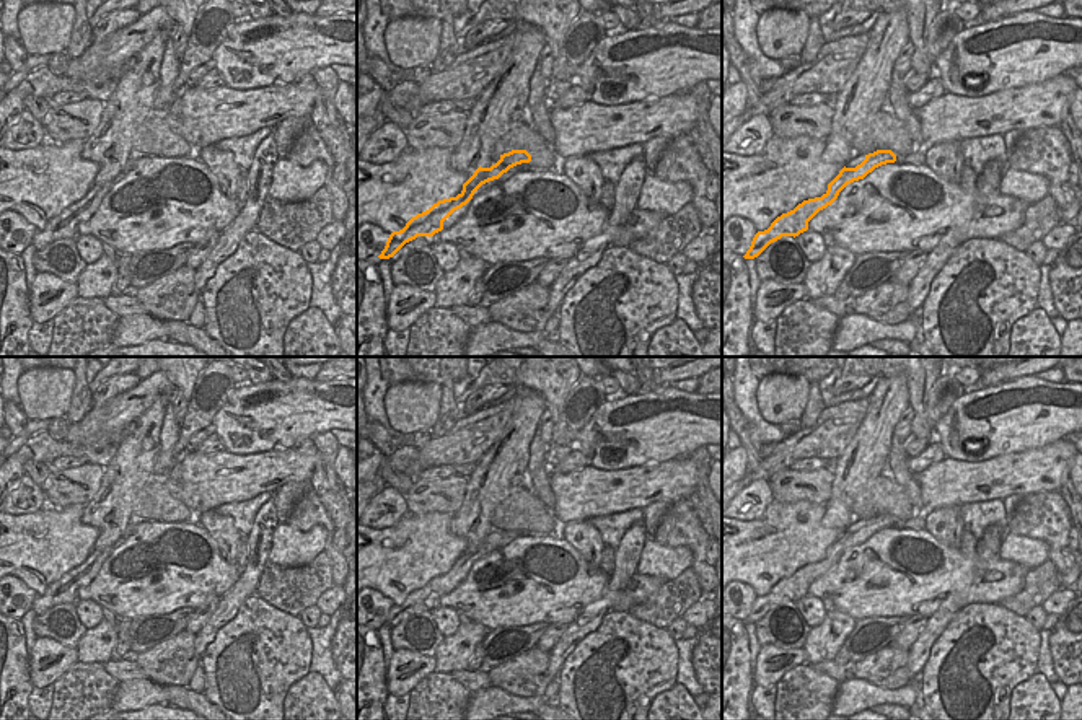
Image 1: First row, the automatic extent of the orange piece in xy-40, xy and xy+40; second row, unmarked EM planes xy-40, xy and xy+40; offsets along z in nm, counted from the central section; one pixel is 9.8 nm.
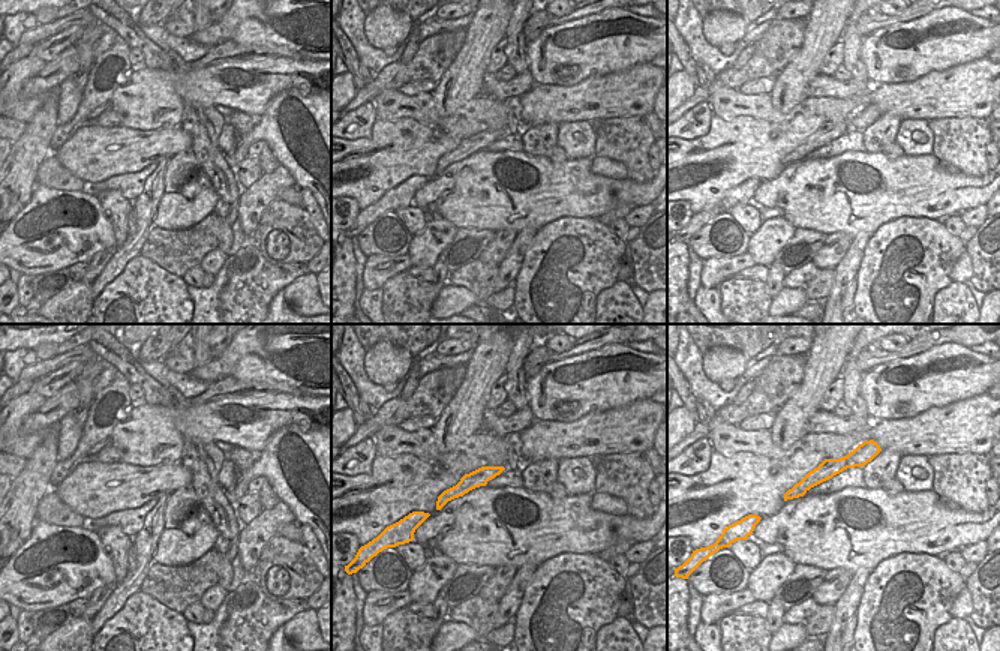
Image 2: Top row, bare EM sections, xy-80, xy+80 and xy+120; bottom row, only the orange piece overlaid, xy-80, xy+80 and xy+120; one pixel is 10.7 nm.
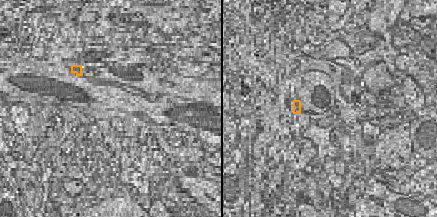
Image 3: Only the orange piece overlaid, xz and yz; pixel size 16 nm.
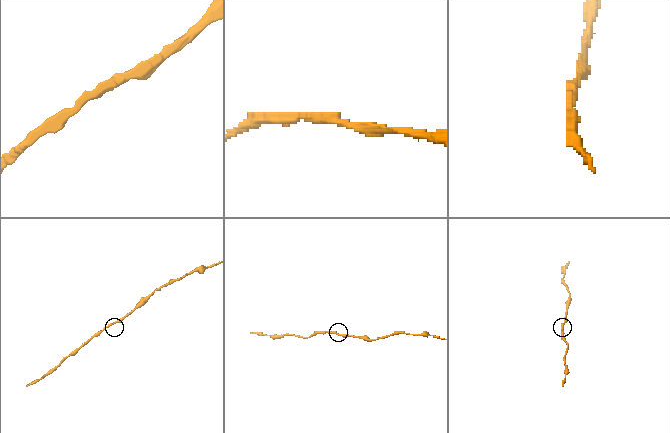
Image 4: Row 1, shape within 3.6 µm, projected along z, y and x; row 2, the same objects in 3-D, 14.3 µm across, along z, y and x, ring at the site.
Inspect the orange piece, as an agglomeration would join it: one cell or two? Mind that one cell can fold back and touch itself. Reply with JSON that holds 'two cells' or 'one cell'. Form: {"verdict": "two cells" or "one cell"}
{"verdict": "one cell"}

